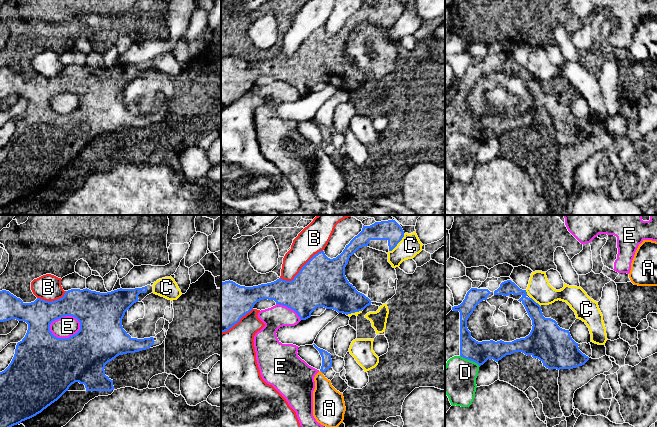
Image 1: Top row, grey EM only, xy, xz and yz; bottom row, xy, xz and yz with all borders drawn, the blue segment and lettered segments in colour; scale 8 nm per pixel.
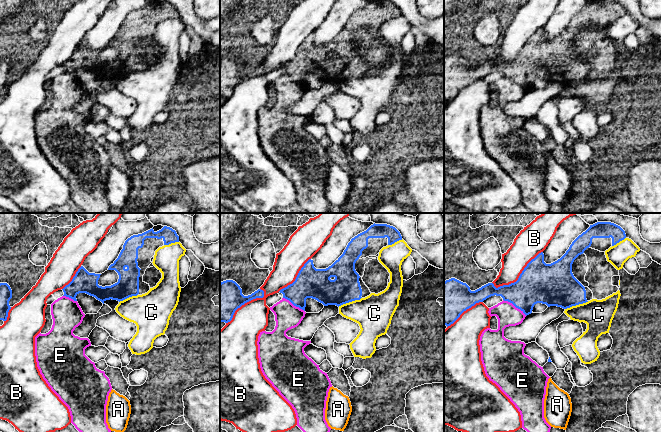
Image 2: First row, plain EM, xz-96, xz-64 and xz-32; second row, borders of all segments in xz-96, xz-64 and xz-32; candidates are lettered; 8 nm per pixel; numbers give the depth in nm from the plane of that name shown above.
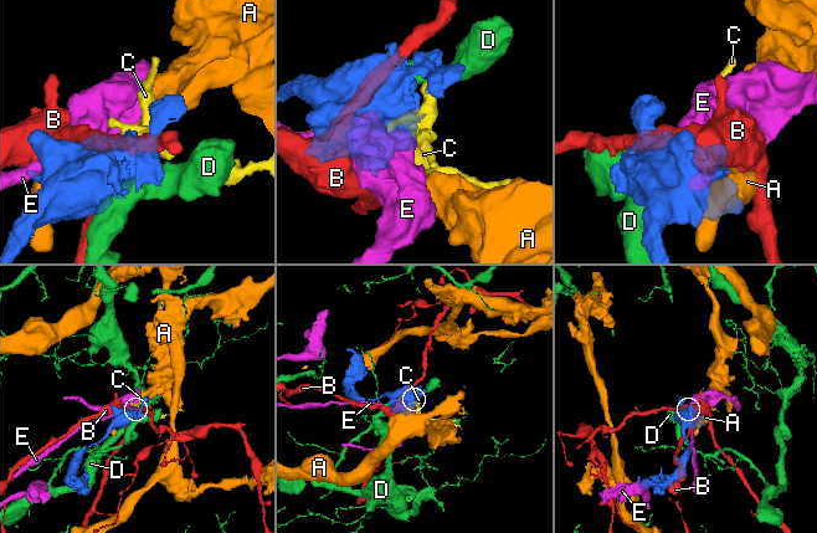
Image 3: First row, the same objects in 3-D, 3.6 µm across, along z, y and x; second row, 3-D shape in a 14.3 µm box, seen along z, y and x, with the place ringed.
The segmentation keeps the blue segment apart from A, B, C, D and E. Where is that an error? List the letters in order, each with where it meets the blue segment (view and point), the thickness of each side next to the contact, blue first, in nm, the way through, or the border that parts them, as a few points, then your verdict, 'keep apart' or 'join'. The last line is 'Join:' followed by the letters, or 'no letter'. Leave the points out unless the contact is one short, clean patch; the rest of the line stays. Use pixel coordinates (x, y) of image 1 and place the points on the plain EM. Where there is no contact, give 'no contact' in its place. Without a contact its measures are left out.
A: xz (321, 147) | 80/240 nm | keep apart
B: xz (301, 45) | 400/220 nm | keep apart
C: xz (398, 18) | 150/170 nm | keep apart
D: yz (470, 136) | 180/280 nm | keep apart
E: xy (62, 92) | 300/160 nm | keep apart
Join: no letter

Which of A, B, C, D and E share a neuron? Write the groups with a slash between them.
A / B / C / D / E

